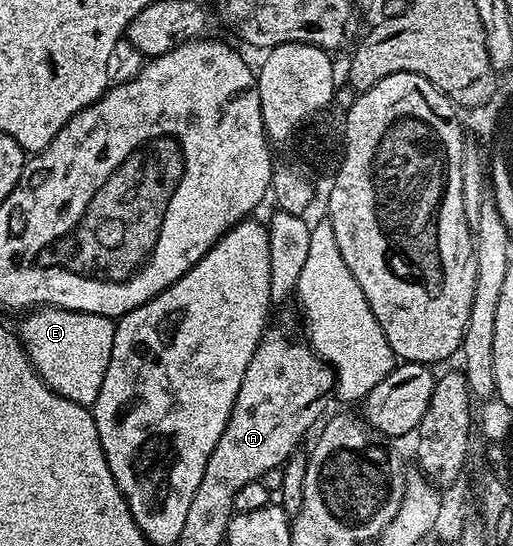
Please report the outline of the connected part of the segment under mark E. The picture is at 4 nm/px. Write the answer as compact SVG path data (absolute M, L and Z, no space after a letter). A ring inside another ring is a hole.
M35 307L24 317L27 318L17 325L17 336L43 382L73 403L94 405L105 379L105 367L109 367L113 355L115 321L96 313L54 307Z

